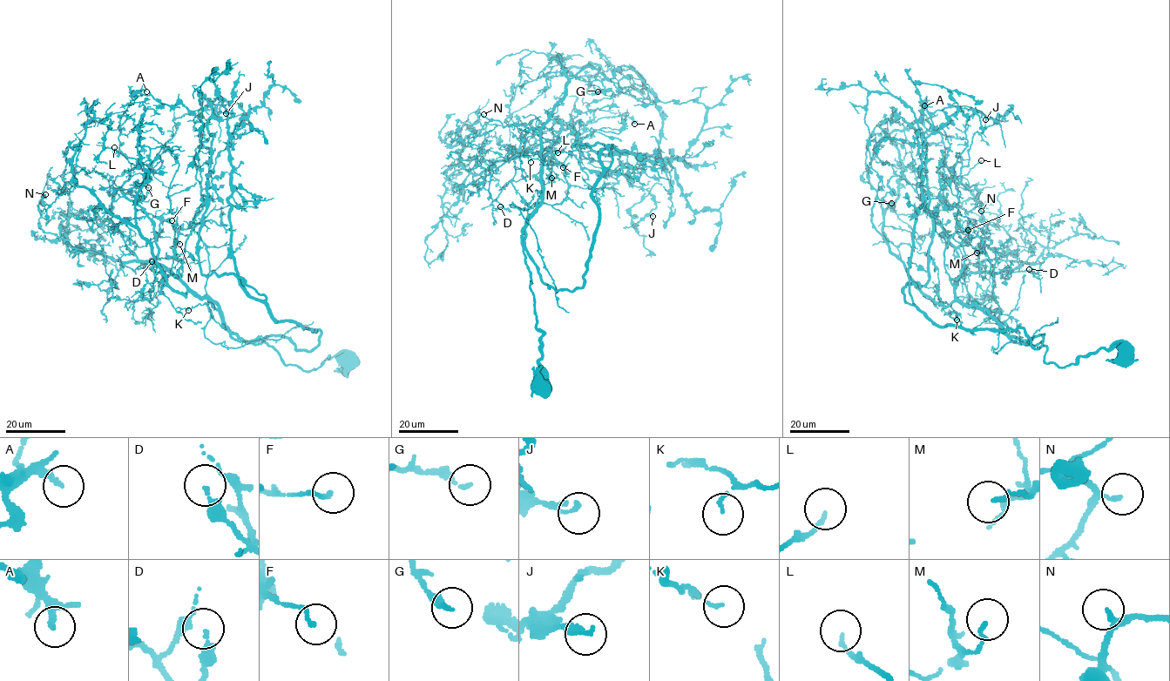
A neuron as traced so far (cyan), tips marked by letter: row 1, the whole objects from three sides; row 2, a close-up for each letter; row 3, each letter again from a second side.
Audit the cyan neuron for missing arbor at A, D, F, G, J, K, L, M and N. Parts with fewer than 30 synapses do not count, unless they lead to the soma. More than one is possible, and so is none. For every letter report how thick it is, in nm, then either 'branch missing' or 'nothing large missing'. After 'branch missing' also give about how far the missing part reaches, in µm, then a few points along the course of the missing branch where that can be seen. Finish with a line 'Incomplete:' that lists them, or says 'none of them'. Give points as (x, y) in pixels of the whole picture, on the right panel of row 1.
A: calibre 170 nm; nothing large missing
D: calibre 240 nm; nothing large missing
F: calibre 150 nm; nothing large missing
G: calibre 130 nm; nothing large missing
J: calibre 150 nm; nothing large missing
K: calibre 90 nm; nothing large missing
L: calibre 130 nm; nothing large missing
M: calibre 130 nm; nothing large missing
N: calibre 140 nm; nothing large missing
Incomplete: none of them

